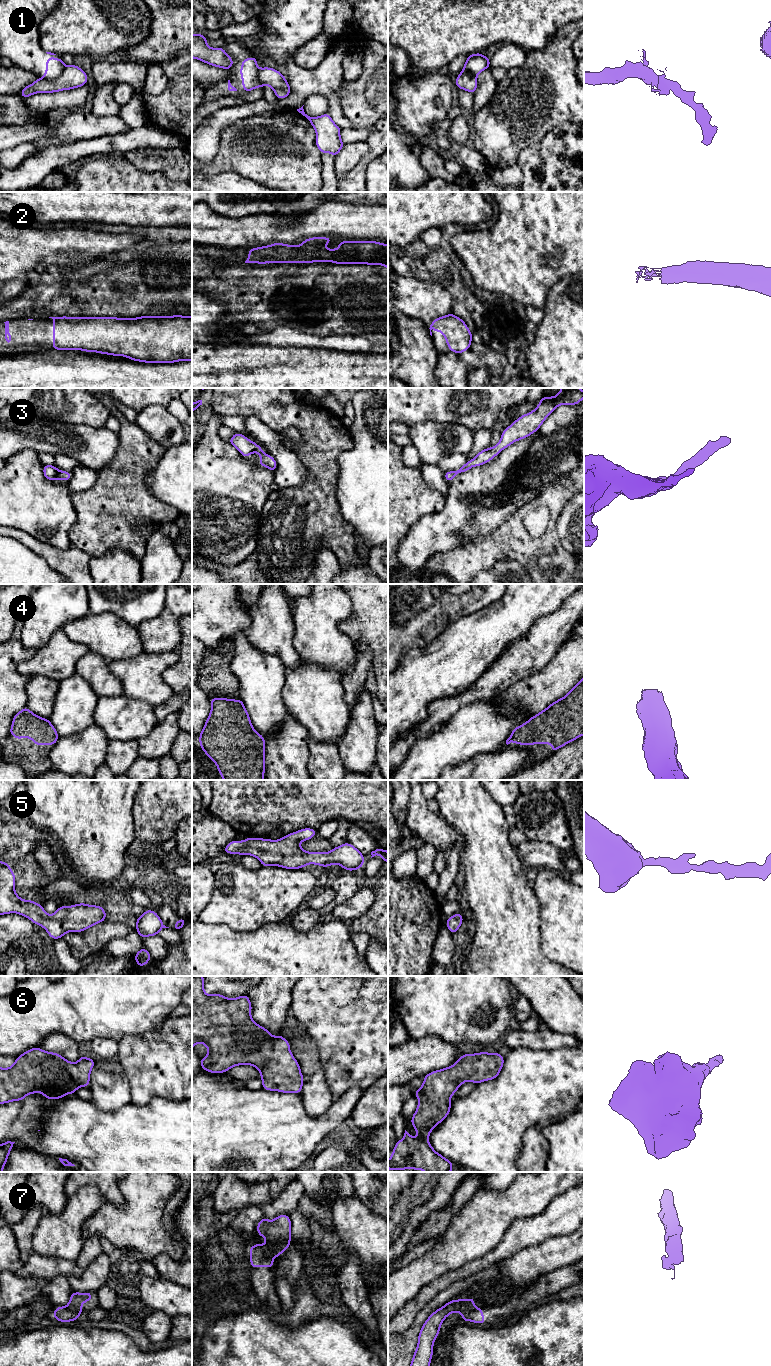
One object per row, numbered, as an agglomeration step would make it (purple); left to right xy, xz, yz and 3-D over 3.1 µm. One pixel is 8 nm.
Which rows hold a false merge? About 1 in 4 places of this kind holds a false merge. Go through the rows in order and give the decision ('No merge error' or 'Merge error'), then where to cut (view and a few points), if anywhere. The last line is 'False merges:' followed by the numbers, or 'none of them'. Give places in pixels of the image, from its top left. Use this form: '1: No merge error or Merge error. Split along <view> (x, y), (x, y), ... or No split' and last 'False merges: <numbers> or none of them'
1: Merge error. Split along xy (65, 67), (57, 77), (43, 78)
2: No merge error. No split
3: No merge error. No split
4: No merge error. No split
5: No merge error. No split
6: No merge error. No split
7: Merge error. Split along xz (263, 1245), (266, 1253), (271, 1258)
False merges: 1, 7

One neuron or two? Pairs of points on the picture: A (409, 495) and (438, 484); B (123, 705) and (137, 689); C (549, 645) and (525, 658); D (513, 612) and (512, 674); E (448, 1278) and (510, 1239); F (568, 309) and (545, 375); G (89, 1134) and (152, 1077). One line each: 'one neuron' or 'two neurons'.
A: two neurons
B: two neurons
C: one neuron
D: two neurons
E: one neuron
F: one neuron
G: two neurons

